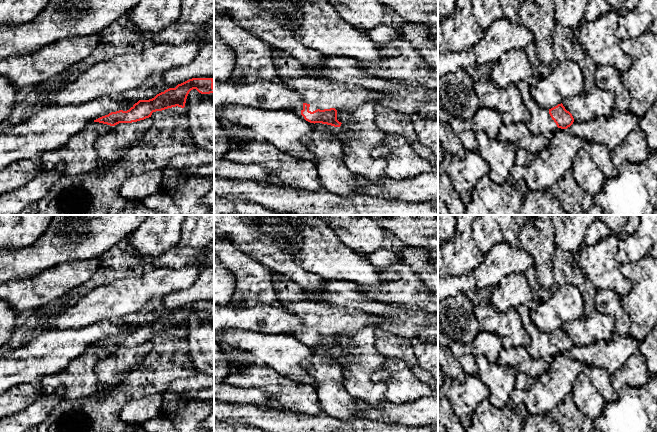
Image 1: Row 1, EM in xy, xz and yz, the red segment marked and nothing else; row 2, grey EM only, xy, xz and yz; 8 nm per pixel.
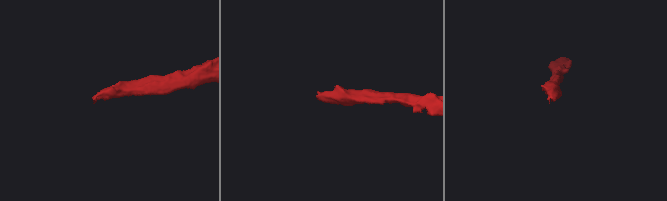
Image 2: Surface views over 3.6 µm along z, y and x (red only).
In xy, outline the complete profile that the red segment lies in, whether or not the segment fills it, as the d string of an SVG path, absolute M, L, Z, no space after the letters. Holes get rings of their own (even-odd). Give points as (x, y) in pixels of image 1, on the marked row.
M192 78L175 88L169 88L149 100L139 100L129 110L119 110L102 116L94 122L115 126L119 123L132 123L151 117L153 112L172 107L185 107L189 92L196 89L201 94L214 93L213 78Z

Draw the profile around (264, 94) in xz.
M257 80L252 84L214 81L214 113L223 105L251 105L263 109L294 108L304 100L283 82Z

